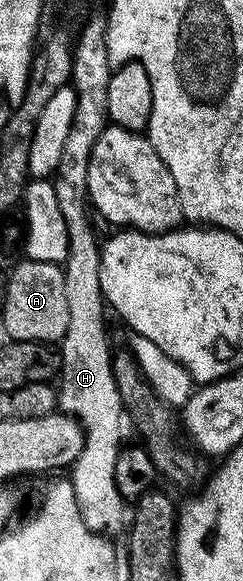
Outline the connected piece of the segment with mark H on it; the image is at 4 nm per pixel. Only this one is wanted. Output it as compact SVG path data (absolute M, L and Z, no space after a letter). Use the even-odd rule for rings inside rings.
M101 17L91 19L80 28L75 39L71 76L71 85L77 94L75 121L71 125L71 133L67 135L67 145L63 145L63 157L59 157L59 165L51 179L59 209L66 218L69 234L69 252L63 262L69 316L67 333L59 341L61 357L59 407L64 414L73 416L85 430L83 453L79 453L71 468L71 482L79 513L92 531L111 533L109 531L120 529L121 522L123 527L127 519L126 500L121 498L119 489L115 485L115 461L123 446L121 440L123 408L121 394L117 388L117 378L113 376L114 352L109 351L109 331L105 328L107 304L105 296L101 293L102 244L99 239L97 243L97 235L89 224L91 207L87 202L89 197L87 169L91 149L95 141L99 141L99 133L105 131L109 117L107 85L111 68L105 44L105 19Z

